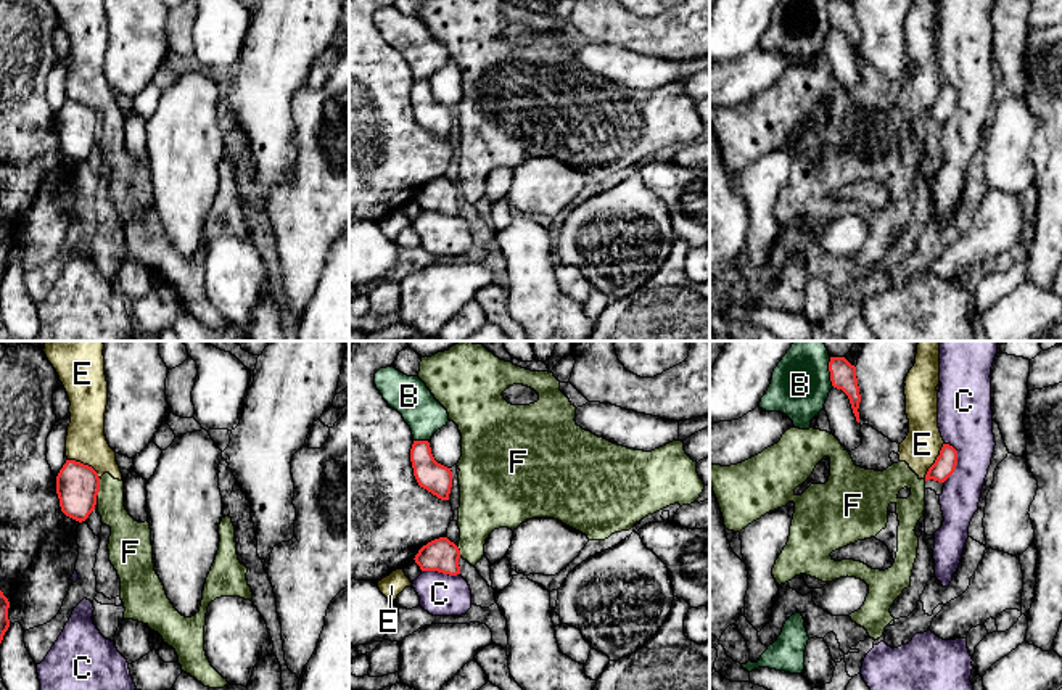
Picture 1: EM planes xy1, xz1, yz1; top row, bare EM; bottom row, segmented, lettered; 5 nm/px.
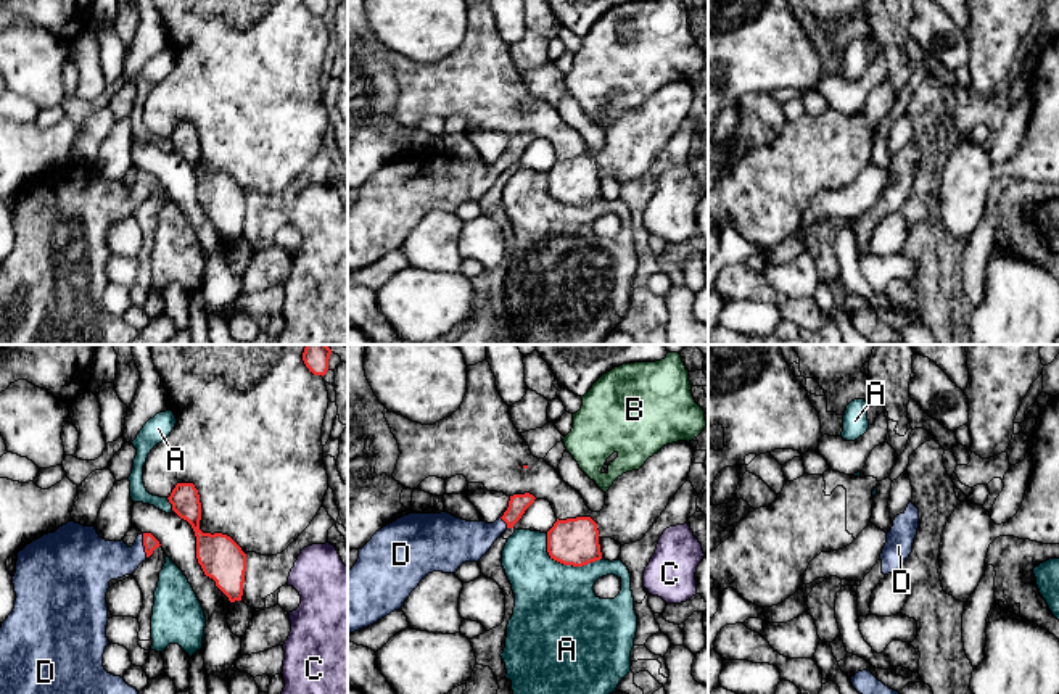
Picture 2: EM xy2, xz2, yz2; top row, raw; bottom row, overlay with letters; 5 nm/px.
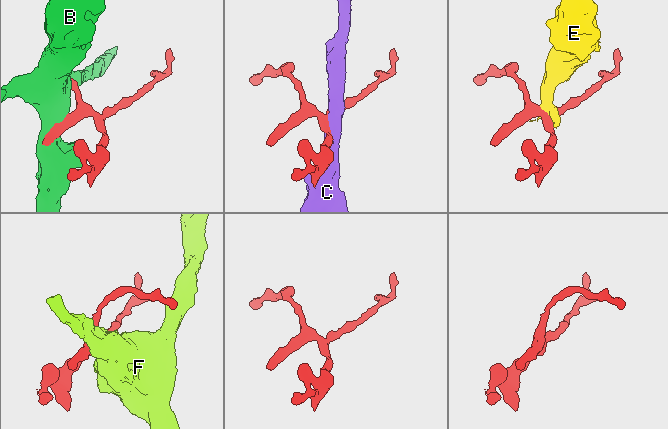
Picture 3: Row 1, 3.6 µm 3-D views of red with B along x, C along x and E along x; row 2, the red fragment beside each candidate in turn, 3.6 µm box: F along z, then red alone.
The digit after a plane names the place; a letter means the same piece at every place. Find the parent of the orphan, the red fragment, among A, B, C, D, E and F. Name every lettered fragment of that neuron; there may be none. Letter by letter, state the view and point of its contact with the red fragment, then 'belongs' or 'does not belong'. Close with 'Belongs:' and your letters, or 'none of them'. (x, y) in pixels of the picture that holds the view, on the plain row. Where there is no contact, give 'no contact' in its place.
A: meets red in xz2 at (565, 203); does not belong
B: meets red in yz1 at (831, 13); does not belong
C: meets red in yz1 at (956, 102); does not belong
D: meets red in xy2 at (144, 184); belongs
E: meets red in xy1 at (86, 105); does not belong
F: meets red in xy1 at (98, 127); does not belong
Belongs: D

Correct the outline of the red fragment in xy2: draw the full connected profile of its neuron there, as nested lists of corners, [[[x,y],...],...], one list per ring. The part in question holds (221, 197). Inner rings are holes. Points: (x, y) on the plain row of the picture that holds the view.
[[[177,122],[167,138],[172,150],[187,159],[195,171],[196,198],[204,214],[216,221],[230,242],[241,240],[246,193],[230,176],[200,169],[201,142],[193,122]]]

